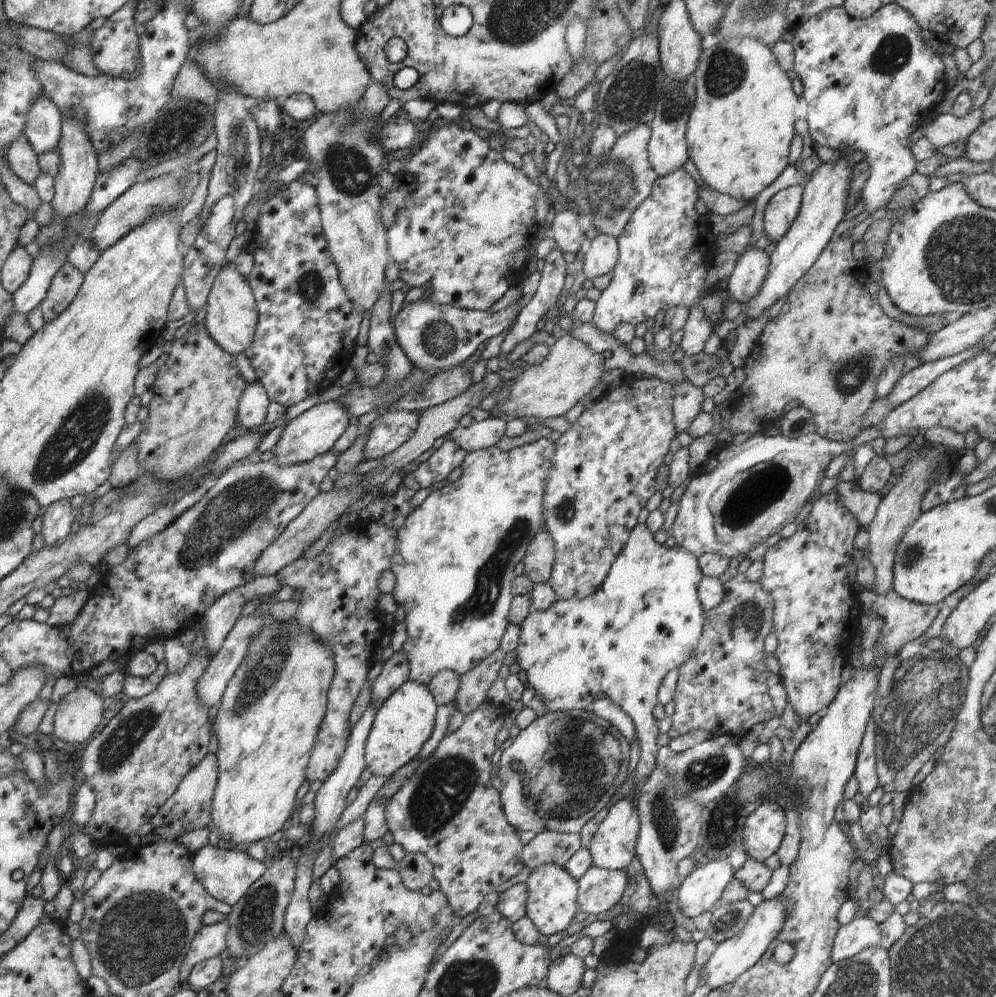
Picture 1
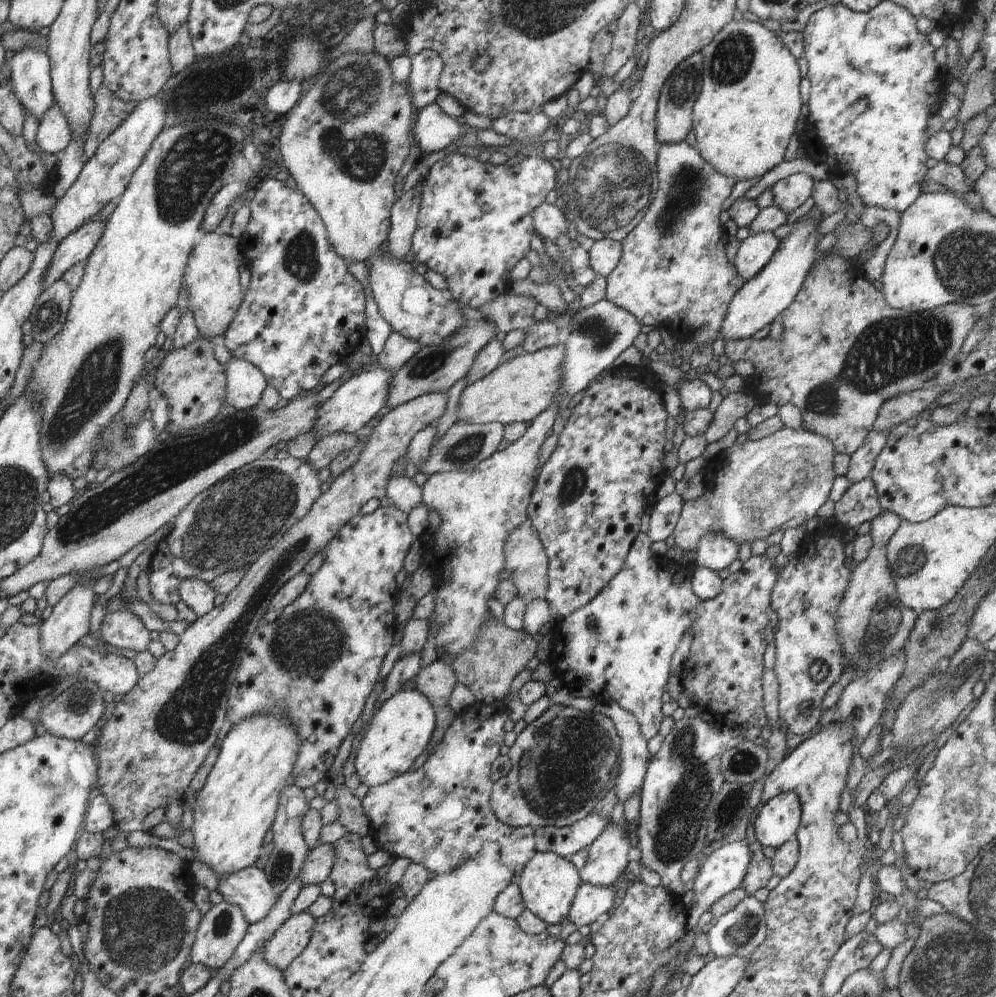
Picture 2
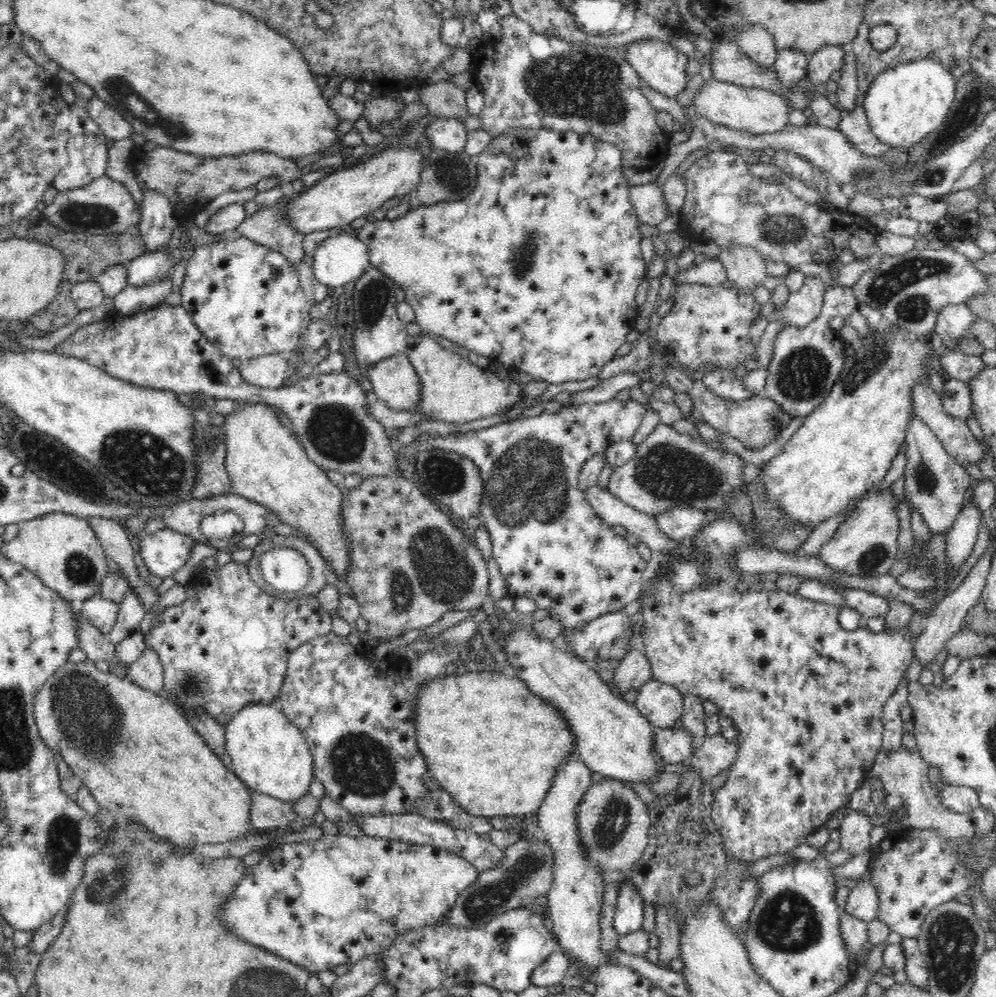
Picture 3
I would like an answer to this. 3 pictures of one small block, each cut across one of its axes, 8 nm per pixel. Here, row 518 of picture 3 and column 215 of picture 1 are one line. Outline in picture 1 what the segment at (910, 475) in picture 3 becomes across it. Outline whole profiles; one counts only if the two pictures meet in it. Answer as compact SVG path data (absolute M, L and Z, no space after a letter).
M227 920L213 925L202 925L196 933L190 950L186 953L182 963L179 977L186 980L190 971L203 960L218 957L227 947L227 932L229 926Z

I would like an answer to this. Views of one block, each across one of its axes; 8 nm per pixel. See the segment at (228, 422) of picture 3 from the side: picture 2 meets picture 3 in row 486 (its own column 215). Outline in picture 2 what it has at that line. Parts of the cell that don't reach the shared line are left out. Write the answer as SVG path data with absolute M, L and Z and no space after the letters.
M206 233L202 242L192 249L188 257L187 270L183 276L183 284L189 293L187 308L192 311L199 334L205 339L221 339L242 304L245 293L240 287L238 268L246 258L239 239L232 234Z

